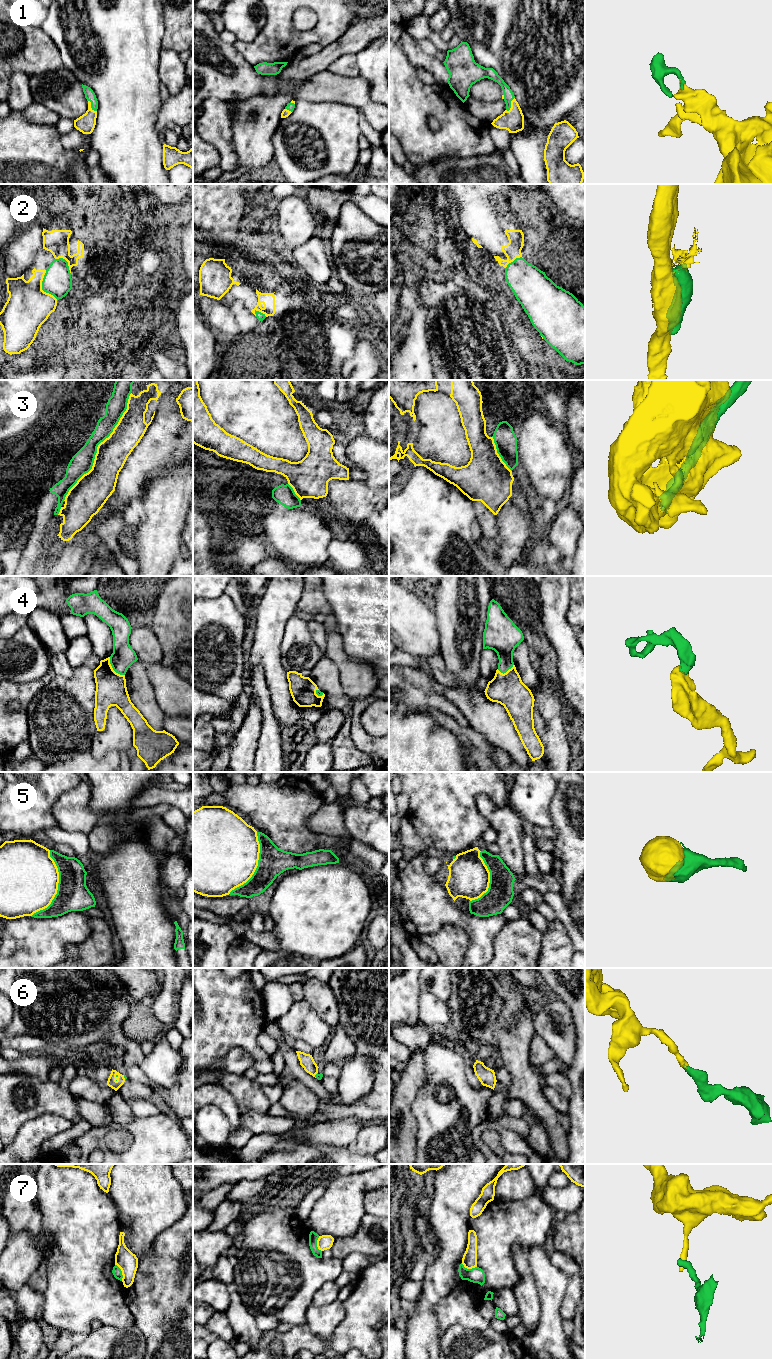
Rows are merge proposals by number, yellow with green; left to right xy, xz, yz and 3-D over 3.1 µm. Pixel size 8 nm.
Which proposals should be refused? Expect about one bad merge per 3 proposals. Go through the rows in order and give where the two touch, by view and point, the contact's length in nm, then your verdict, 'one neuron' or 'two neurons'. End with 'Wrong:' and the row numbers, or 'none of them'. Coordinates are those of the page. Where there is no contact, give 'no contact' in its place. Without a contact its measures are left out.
1: yz (511, 104) | 130 nm | one neuron
2: xy (41, 287) | 260 nm | two neurons
3: xy (97, 447) | 1000 nm | two neurons
4: xy (112, 669) | 200 nm | one neuron
5: xy (57, 886) | 550 nm | one neuron
6: xy (115, 1076) | 30 nm | one neuron
7: xy (122, 1272) | 150 nm | two neurons
Wrong: 2, 3, 7

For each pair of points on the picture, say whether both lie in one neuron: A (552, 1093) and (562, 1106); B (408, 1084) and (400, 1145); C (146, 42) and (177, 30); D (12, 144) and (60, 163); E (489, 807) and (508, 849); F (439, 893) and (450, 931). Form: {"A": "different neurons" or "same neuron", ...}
{"A": "same neuron", "B": "same neuron", "C": "different neurons", "D": "same neuron", "E": "same neuron", "F": "different neurons"}

